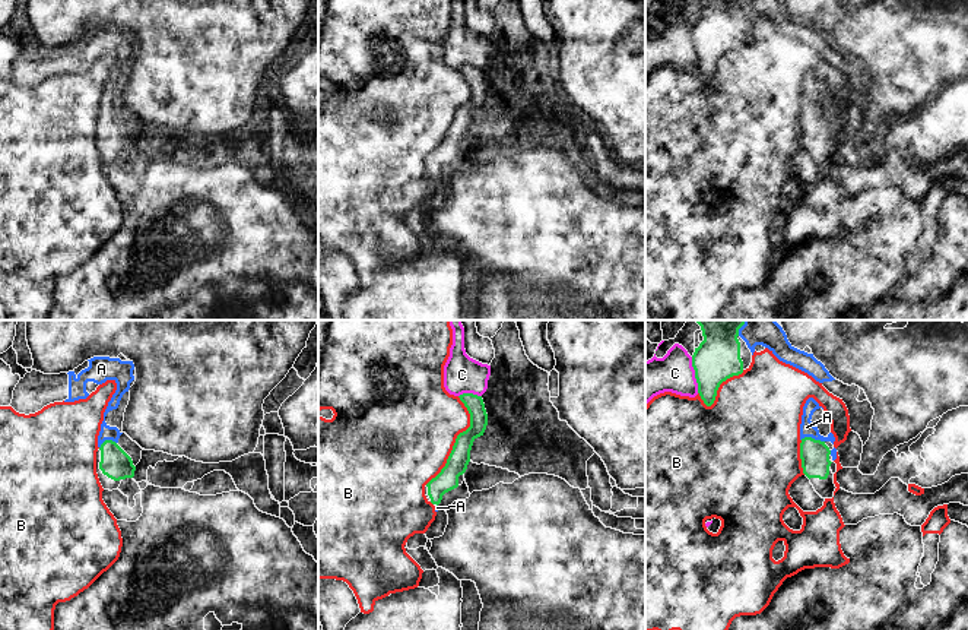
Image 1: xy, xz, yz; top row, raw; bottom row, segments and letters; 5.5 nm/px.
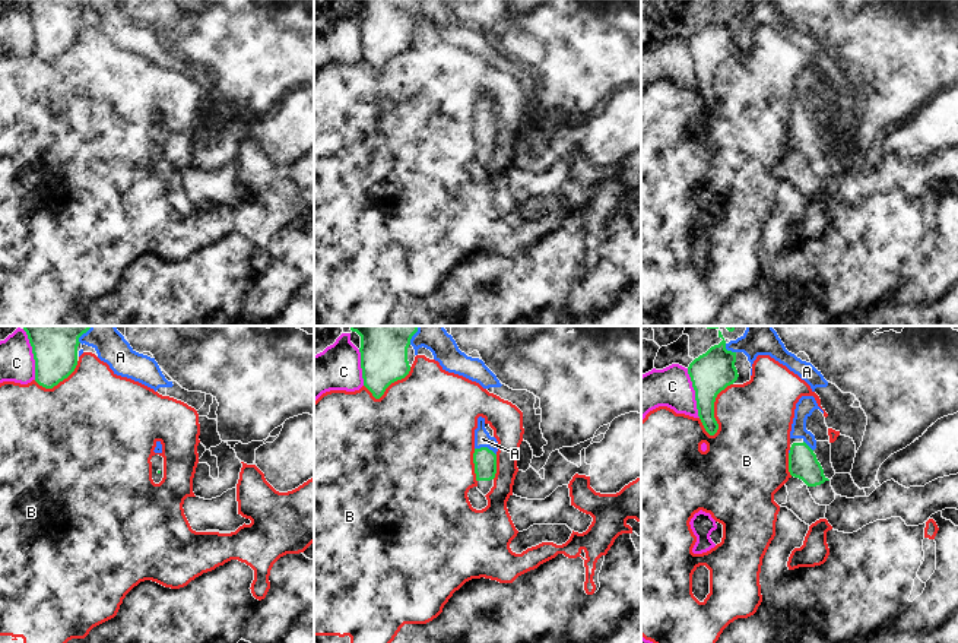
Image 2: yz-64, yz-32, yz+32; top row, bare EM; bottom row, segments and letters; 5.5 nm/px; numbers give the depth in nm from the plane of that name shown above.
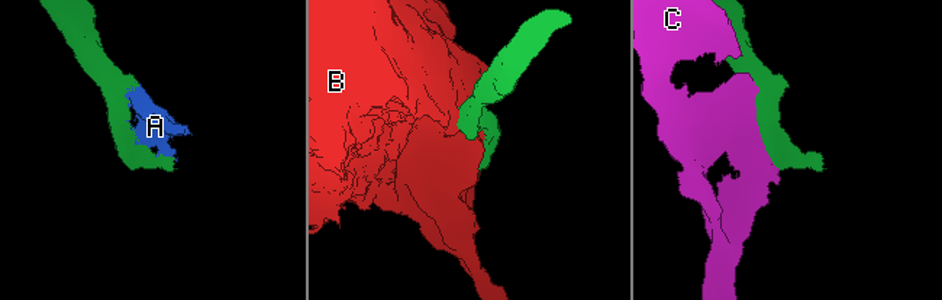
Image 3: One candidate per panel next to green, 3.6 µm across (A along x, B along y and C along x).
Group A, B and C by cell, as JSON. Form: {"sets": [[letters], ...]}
{"sets": [["A"], ["B"], ["C"]]}

